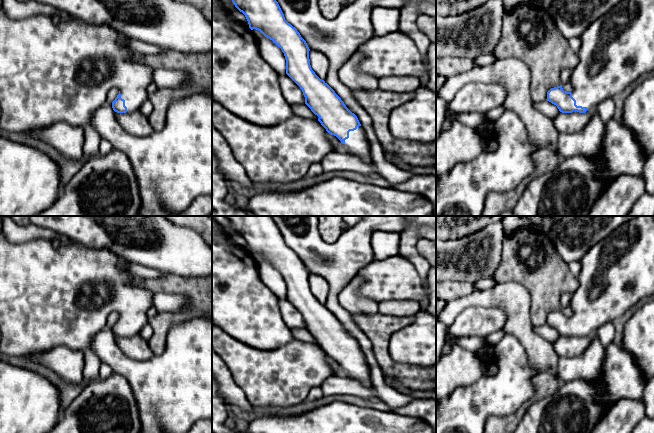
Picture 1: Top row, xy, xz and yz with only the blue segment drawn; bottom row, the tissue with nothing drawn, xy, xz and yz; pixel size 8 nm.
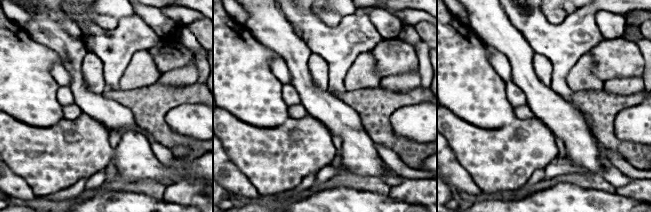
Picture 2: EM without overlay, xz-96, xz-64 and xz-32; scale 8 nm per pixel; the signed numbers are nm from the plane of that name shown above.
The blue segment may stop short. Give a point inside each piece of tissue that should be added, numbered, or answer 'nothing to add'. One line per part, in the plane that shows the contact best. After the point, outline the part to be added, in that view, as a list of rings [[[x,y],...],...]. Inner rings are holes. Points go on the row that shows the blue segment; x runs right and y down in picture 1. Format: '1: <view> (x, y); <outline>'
1: xz (357, 144); [[[361,126],[349,132],[349,138],[345,140],[344,146],[348,154],[358,157],[364,163],[373,164],[370,144]]]

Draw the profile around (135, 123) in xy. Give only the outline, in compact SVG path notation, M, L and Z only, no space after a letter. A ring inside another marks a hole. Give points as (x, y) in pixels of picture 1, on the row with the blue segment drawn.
M139 110L130 113L117 113L117 122L129 134L137 137L146 137L154 133L148 117Z

